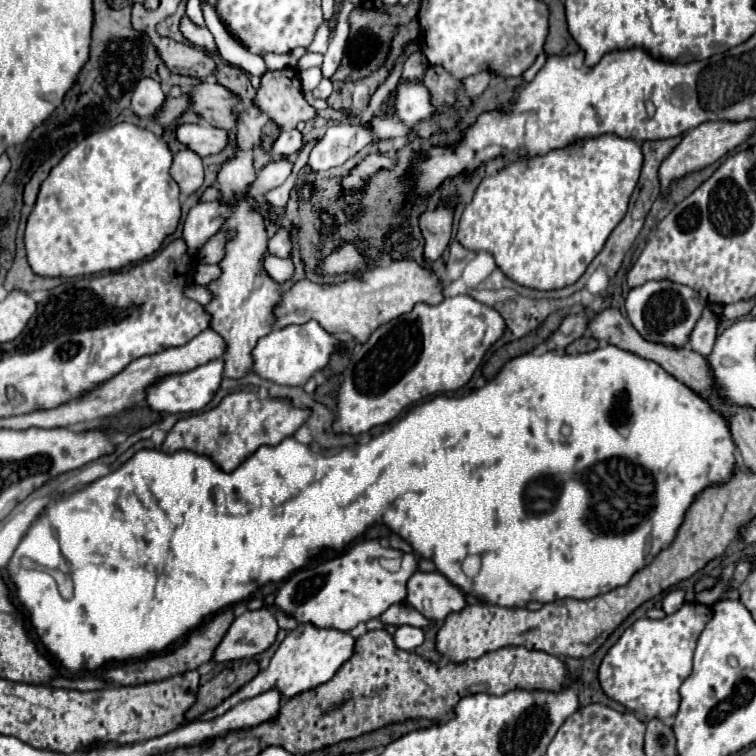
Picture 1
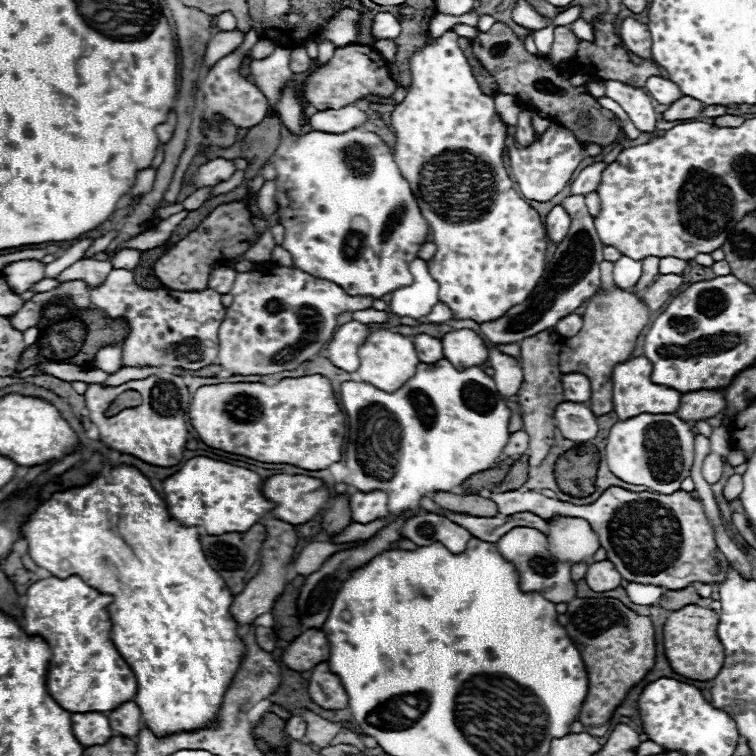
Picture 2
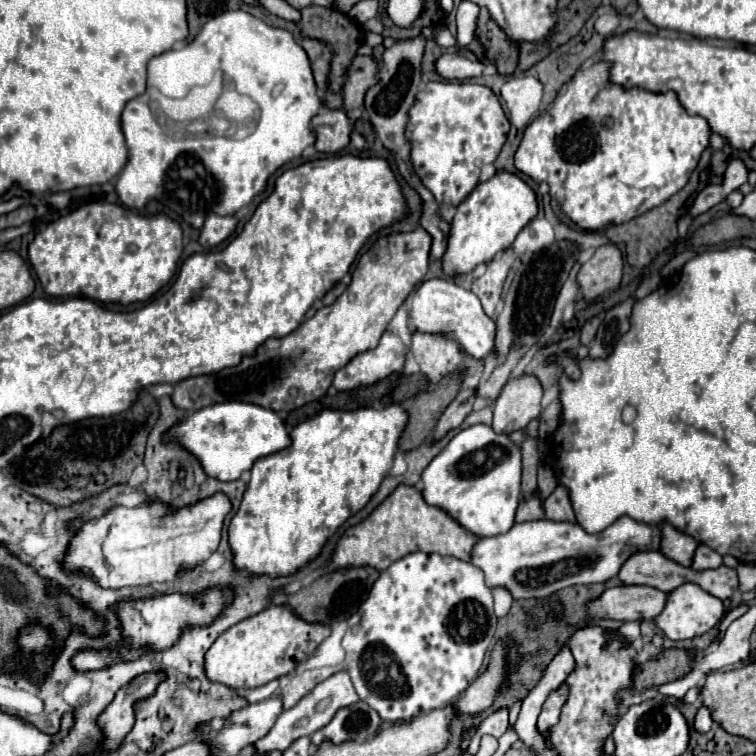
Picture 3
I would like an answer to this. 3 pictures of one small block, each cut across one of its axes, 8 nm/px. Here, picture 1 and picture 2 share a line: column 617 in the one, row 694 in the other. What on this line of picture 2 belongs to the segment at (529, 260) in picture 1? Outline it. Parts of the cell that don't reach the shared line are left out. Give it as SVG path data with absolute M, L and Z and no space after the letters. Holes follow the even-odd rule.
M114 468L108 478L98 476L90 484L82 488L70 488L66 492L56 492L50 500L40 504L36 512L30 516L30 520L22 526L22 534L28 538L28 554L30 558L40 566L52 572L56 578L68 578L68 576L80 576L88 586L96 588L102 594L112 594L114 602L108 606L110 620L112 620L112 632L110 638L122 658L132 666L132 672L138 680L138 690L136 690L136 704L142 710L142 720L144 724L154 732L160 734L160 738L168 734L176 734L176 730L200 730L200 726L208 726L208 722L216 722L216 714L220 712L220 706L224 702L224 694L234 678L234 674L240 668L240 662L246 654L246 646L242 644L238 636L238 624L230 614L230 606L234 602L234 596L226 588L224 580L212 566L208 566L208 560L204 558L202 544L200 544L200 532L194 526L182 526L174 518L170 518L166 502L160 498L160 494L150 486L148 478L142 476L136 468Z

